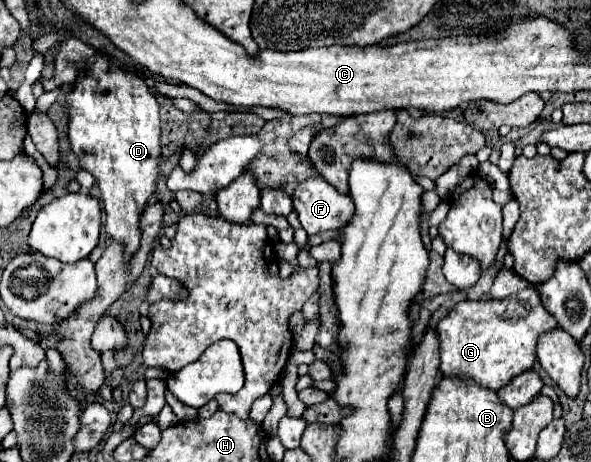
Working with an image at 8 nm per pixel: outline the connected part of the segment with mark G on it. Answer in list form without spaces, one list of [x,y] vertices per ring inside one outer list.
[[[529,286],[527,292],[521,292],[521,298],[519,298],[519,304],[527,308],[525,316],[513,318],[507,312],[507,306],[511,300],[517,300],[517,296],[503,298],[503,300],[487,298],[477,302],[465,300],[465,302],[459,302],[447,314],[447,318],[439,320],[437,334],[441,342],[441,366],[439,366],[441,374],[445,376],[467,374],[481,386],[499,390],[521,372],[527,372],[533,368],[533,362],[537,360],[535,348],[537,348],[539,336],[547,330],[553,330],[559,324],[555,322],[555,316],[551,316],[543,308],[539,294],[533,290],[533,286]]]

